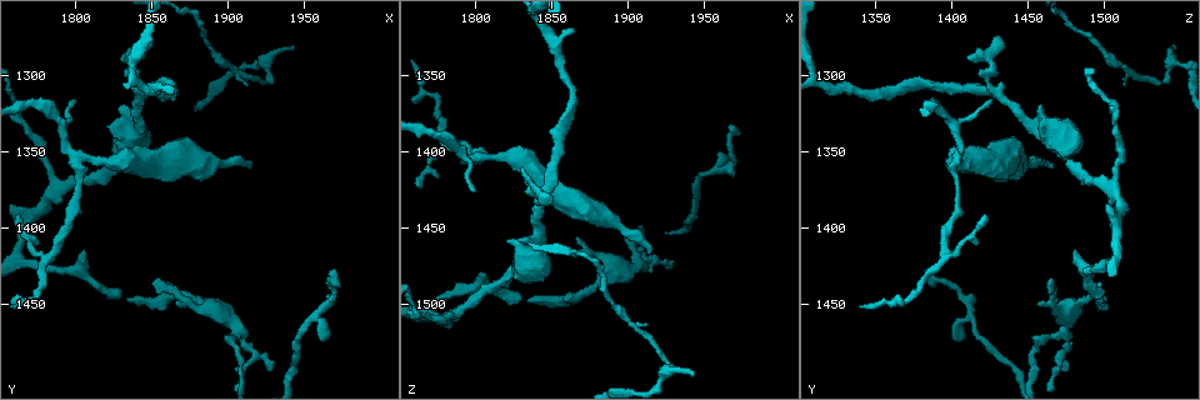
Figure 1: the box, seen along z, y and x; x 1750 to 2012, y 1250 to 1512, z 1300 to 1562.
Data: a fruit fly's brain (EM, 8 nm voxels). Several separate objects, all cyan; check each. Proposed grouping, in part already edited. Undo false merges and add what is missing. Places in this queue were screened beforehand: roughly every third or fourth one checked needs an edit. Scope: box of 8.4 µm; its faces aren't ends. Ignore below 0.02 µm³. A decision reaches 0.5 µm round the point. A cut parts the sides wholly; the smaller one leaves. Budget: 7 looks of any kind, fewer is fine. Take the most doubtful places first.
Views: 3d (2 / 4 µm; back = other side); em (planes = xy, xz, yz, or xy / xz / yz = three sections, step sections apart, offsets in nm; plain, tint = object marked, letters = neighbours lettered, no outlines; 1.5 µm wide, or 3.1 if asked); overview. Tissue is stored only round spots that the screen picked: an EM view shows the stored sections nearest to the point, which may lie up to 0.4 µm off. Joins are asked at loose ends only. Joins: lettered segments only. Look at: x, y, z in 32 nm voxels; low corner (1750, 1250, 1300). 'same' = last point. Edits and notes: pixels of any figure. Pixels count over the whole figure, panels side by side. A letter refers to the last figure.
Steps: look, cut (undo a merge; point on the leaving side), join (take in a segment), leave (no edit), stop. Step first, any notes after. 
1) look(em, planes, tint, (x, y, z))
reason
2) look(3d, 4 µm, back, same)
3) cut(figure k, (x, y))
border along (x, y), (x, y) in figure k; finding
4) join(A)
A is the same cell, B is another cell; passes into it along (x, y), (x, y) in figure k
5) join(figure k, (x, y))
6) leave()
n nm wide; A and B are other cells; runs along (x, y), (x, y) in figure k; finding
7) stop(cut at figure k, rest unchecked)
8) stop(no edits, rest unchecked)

look(3d, 4 µm, (1912, 1358, 1466))
free end

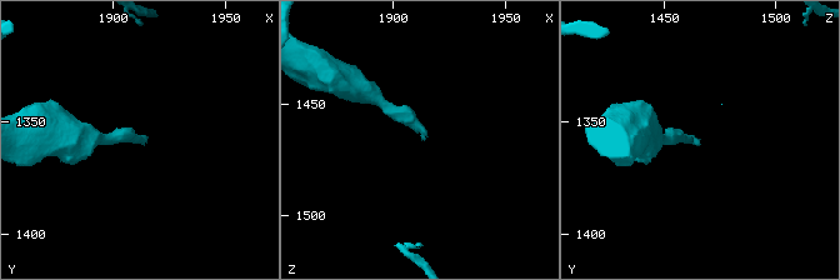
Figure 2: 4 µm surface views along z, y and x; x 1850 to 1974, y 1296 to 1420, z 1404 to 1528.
look(em, planes, letters, (1914, 1359, 1465))
now the EM

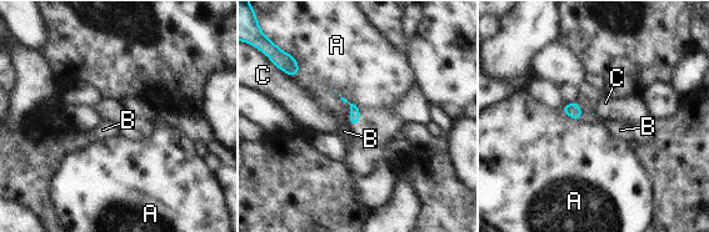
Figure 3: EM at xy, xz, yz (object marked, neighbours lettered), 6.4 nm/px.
leave()
A, B and C are other cells; border along (560, 110), (580, 121) in figure 3; no lettered segment goes on from it

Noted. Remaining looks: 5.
look(em, planes, letters, (1850, 1276, 1426))
free end

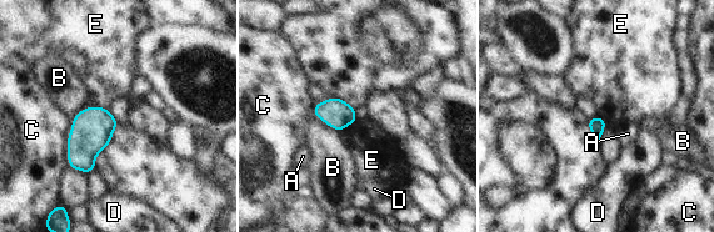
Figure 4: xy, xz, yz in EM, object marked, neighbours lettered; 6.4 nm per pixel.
leave()
A, B, C, D and E are other cells; border along (358, 120), (341, 130) in figure 4; none of them fits

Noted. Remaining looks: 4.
look(em, planes, letters, (1944, 1280, 1546))
thin end

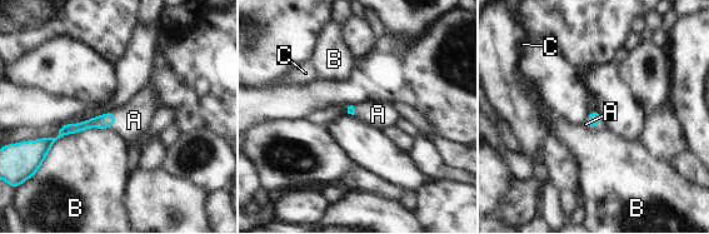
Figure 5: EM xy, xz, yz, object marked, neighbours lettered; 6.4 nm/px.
join(A)
A is the same cell, B and C are other cells; passes into it along (106, 120), (114, 120), (134, 120) in figure 5; the cell continues

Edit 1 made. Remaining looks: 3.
stop(join at figure 5, rest unchecked)

